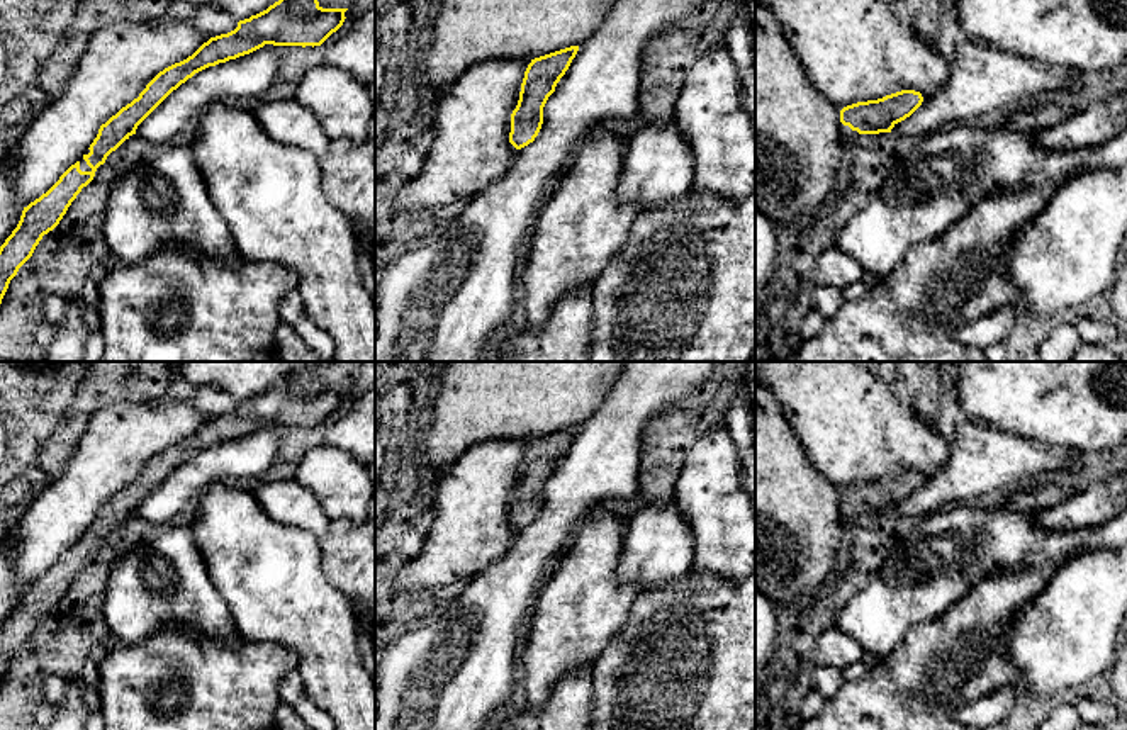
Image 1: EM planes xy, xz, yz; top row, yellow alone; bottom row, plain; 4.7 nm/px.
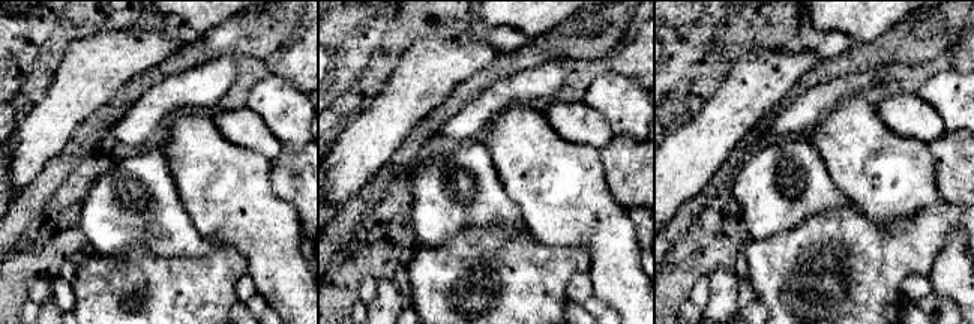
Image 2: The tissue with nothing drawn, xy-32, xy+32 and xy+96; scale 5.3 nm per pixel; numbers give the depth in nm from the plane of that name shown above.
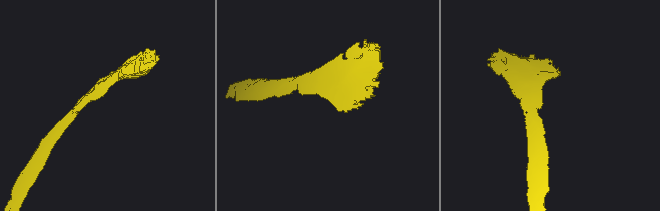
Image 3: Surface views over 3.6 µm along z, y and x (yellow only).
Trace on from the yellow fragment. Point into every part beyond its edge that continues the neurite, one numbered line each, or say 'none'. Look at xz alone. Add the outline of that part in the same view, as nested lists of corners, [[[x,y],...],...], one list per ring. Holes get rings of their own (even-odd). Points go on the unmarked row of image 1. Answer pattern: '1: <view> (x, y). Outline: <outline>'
none

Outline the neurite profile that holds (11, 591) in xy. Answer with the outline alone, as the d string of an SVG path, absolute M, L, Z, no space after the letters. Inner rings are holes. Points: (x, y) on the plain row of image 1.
M7 542L0 543L0 626L17 608L24 591L17 582L10 550Z

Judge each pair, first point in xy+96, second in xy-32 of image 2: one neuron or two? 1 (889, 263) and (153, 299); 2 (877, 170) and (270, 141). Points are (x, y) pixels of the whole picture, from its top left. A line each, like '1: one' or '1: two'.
1: one
2: two

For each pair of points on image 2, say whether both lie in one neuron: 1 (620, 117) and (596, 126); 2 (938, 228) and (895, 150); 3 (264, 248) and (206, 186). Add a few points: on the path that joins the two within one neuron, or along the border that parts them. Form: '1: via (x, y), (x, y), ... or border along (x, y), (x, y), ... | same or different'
1: border along (583, 101), (607, 122), (614, 135) | different
2: border along (944, 203), (934, 204), (929, 209) | different
3: via (252, 233), (221, 201) | same

